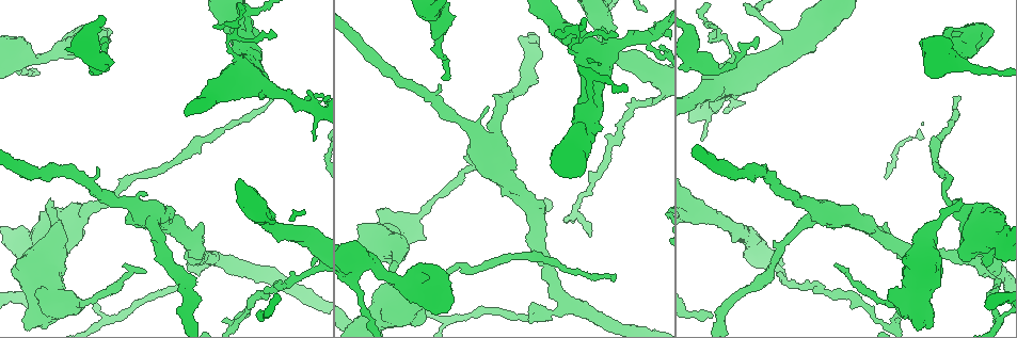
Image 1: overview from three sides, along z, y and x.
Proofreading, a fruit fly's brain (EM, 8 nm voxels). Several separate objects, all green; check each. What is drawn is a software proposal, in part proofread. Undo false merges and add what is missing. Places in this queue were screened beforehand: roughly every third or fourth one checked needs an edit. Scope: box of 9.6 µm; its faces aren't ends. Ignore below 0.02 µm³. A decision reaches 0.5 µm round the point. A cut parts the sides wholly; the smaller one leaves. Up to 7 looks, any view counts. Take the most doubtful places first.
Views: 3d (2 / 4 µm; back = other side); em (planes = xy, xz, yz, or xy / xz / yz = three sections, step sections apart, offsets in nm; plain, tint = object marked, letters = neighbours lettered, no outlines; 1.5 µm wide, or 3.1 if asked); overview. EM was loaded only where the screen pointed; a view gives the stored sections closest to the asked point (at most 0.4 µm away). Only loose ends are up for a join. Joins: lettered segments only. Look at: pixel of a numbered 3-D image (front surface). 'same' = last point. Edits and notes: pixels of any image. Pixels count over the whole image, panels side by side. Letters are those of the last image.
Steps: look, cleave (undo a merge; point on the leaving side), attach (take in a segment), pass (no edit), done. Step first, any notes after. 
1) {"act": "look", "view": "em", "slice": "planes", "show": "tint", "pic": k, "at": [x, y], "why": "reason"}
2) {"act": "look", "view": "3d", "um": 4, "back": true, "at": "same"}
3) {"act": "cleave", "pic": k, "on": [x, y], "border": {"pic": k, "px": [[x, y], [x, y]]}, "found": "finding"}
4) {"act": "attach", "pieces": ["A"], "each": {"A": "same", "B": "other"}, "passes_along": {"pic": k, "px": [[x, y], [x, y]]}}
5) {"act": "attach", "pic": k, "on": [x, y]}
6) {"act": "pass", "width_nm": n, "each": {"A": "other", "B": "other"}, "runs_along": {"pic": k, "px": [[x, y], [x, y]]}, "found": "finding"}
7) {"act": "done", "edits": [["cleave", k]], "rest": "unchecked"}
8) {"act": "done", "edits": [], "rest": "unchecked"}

{"act": "look", "view": "3d", "um": 4, "back": true, "pic": 1, "at": [390, 285], "why": "an open end"}

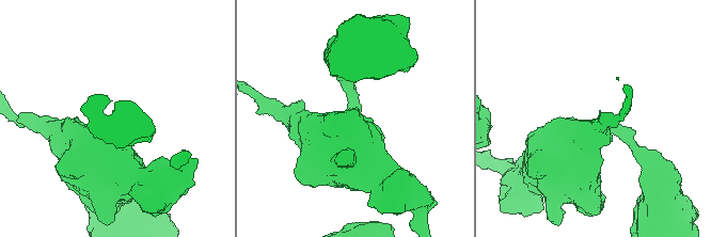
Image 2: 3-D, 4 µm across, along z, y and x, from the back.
{"act": "look", "view": "em", "slice": "planes", "show": "letters", "pic": 2, "at": [599, 111], "why": "now the EM"}

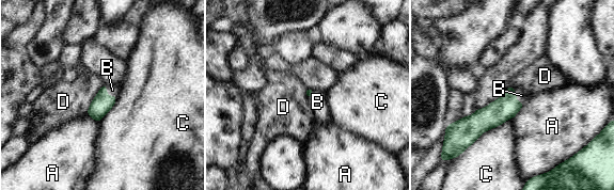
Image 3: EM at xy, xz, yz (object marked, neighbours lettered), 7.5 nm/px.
{"act": "attach", "pieces": ["B"], "each": {"A": "other", "B": "same", "C": "other", "D": "other"}, "passes_along": {"pic": 3, "px": [[506, 107], [516, 98], [521, 95]]}, "found": "it goes on there"}

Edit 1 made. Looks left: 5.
{"act": "look", "view": "overview", "why": "see it whole again"}

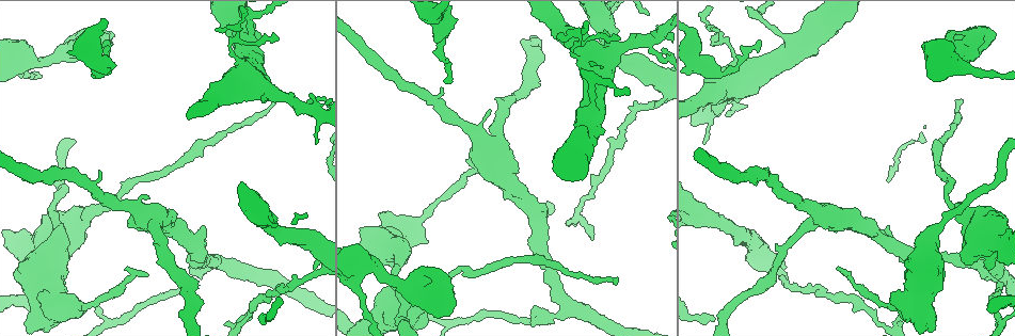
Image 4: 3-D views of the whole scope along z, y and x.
{"act": "look", "view": "em", "slice": "planes", "show": "tint", "pic": 4, "at": [616, 279], "why": "end of a long branch"}

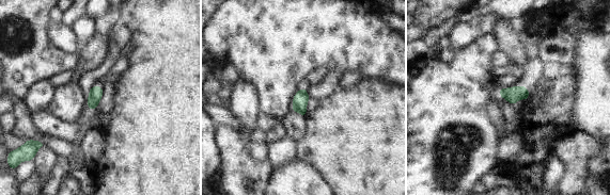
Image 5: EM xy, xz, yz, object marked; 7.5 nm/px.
{"act": "look", "view": "em", "slice": "planes", "show": "letters", "at": "same"}

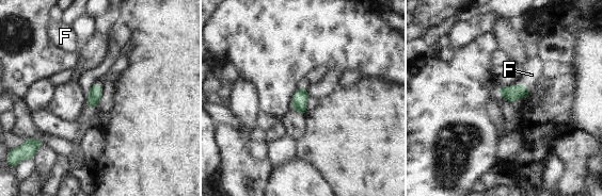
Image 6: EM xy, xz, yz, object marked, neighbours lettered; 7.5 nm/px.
{"act": "attach", "pieces": ["F"], "each": {"F": "same"}, "passes_along": {"pic": 6, "px": [[511, 94], [523, 85], [532, 75]]}, "found": "the cell continues"}

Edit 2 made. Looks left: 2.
{"act": "done", "edits": [["attach", 3], ["attach", 6]], "rest": "unchecked"}

